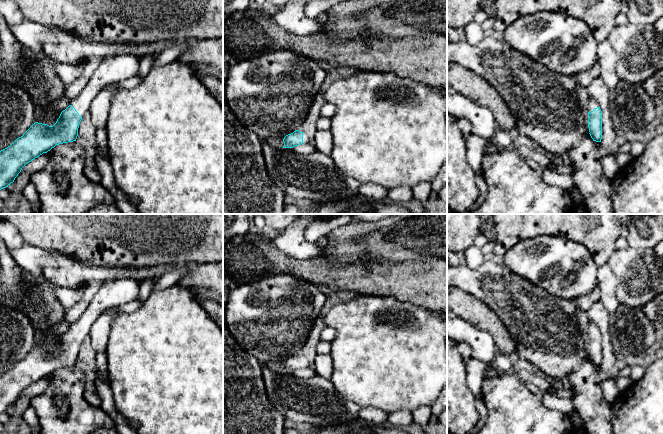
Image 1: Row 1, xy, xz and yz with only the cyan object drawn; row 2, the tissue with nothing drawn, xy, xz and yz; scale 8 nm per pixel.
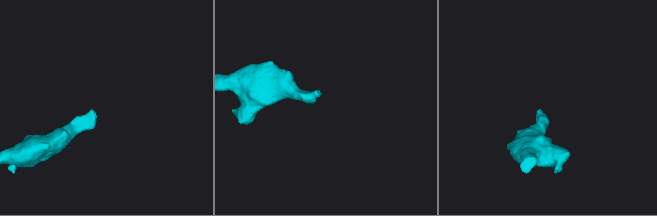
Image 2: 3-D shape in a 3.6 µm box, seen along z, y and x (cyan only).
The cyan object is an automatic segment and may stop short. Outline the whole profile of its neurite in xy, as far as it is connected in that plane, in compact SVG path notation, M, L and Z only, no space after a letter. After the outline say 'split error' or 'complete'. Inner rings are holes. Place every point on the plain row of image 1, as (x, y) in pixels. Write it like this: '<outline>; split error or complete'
M131 278L104 283L80 319L70 325L53 350L35 346L21 361L0 375L0 414L14 406L22 392L56 369L76 365L82 340L96 319L109 309L138 297L140 283Z; split error

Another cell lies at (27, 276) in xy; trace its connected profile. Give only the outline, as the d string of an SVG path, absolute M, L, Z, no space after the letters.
M23 270L22 273L23 279L28 283L31 284L32 286L39 285L43 283L45 280L41 277L37 277L32 275L30 272Z

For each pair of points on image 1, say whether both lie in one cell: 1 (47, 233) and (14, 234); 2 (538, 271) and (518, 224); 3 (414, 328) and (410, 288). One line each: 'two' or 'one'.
1: two
2: two
3: two

